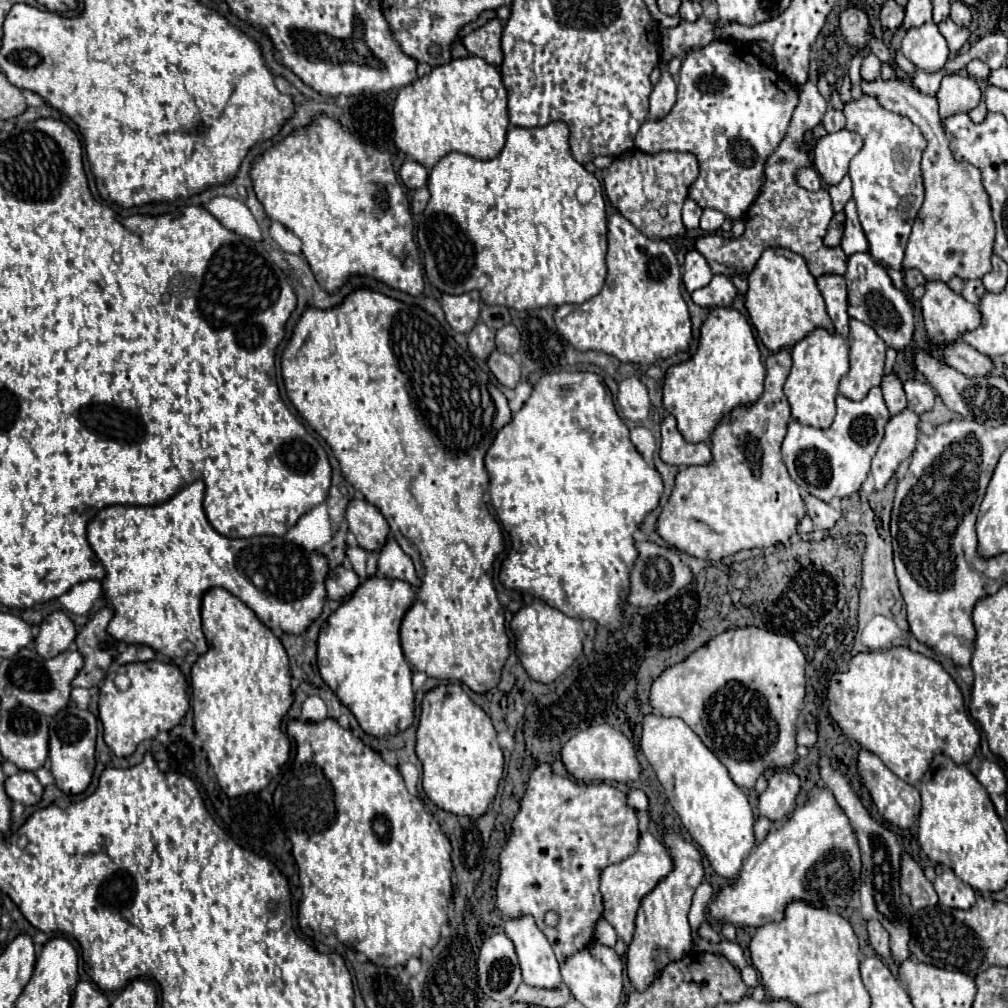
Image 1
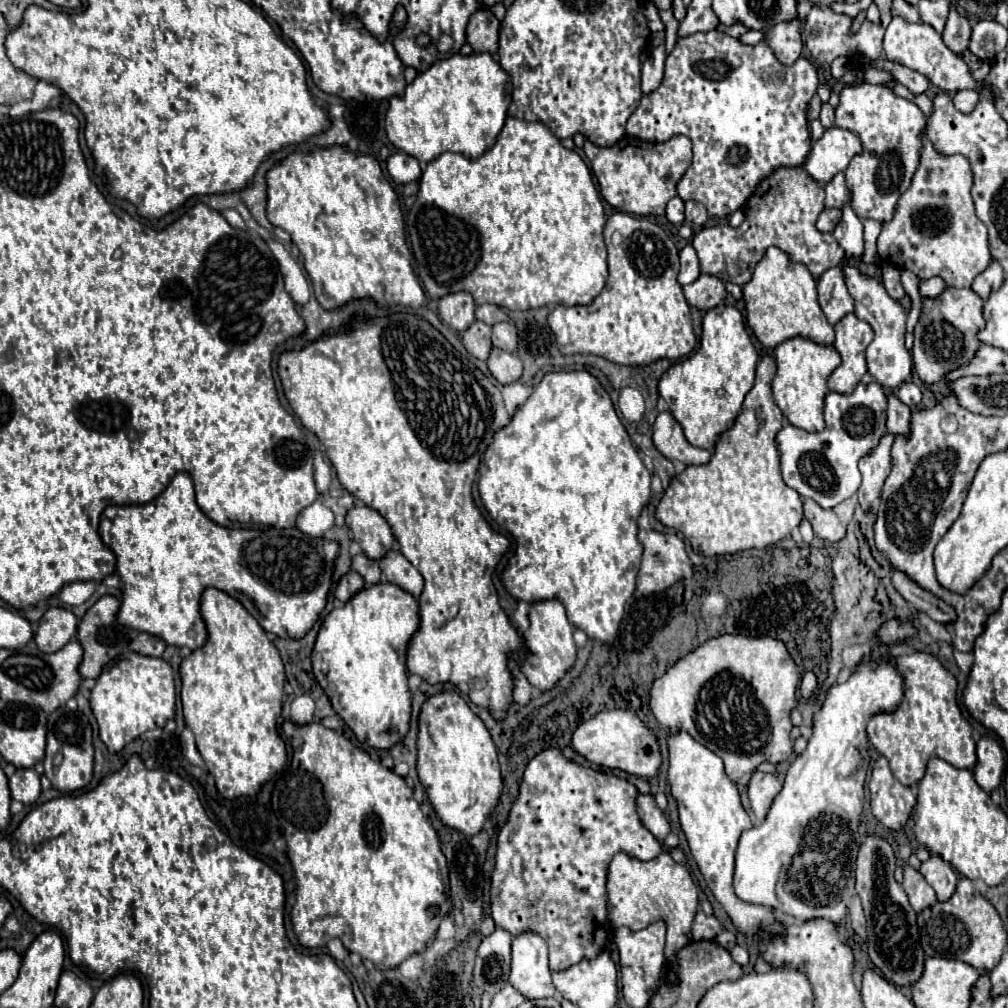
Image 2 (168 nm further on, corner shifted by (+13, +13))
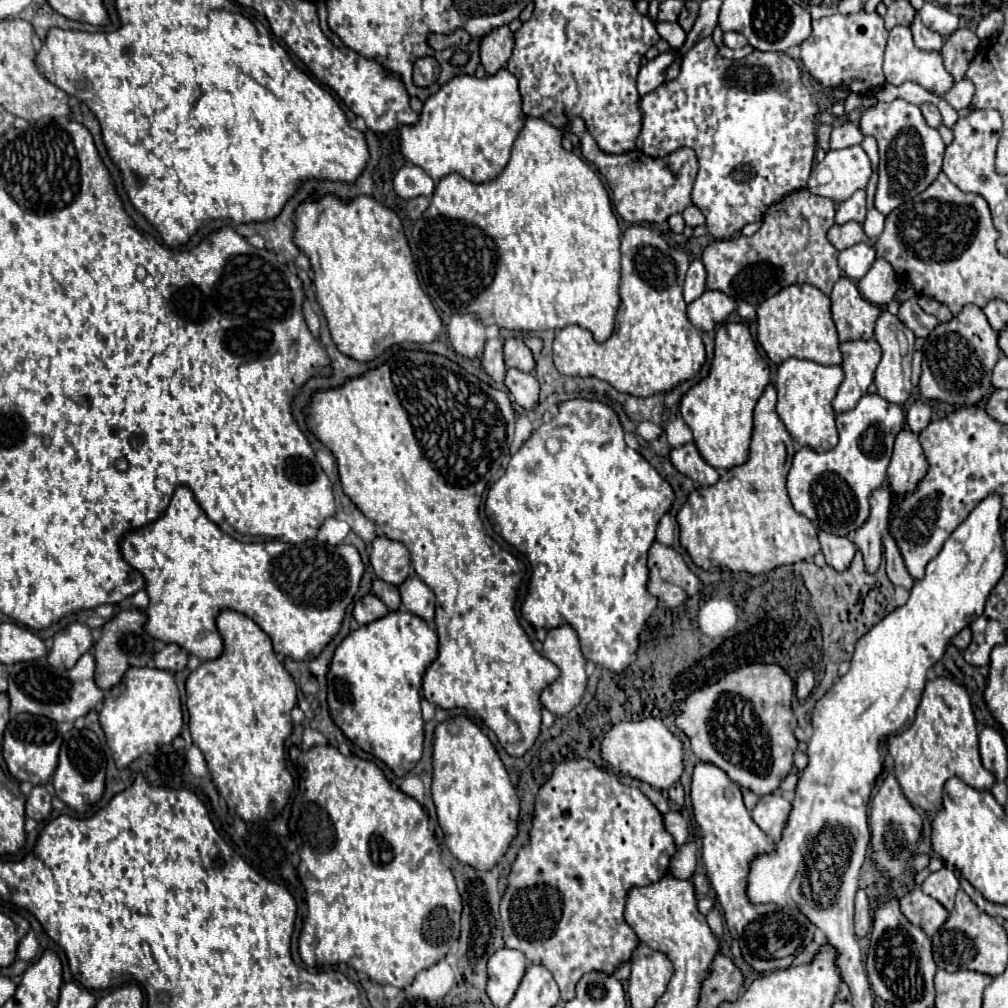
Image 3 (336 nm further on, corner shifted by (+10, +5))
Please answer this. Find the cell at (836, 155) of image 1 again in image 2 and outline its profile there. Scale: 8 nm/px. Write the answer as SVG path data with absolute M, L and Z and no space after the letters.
M828 129L822 139L812 143L810 155L804 163L804 171L818 181L820 185L826 185L832 181L836 173L846 171L852 157L862 153L862 143L856 133L848 129Z

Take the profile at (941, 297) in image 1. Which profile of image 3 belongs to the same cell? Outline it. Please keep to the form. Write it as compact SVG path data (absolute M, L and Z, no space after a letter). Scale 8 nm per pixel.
M969 303L951 321L939 323L925 339L923 345L923 365L921 365L921 395L935 401L975 405L989 397L991 371L999 359L997 331L991 329L981 307Z

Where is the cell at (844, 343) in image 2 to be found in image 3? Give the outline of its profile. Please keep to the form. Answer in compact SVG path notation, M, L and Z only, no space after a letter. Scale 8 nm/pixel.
M875 339L843 341L839 349L843 353L841 367L845 371L845 379L833 399L835 413L849 411L857 405L857 401L867 393L867 387L871 385L873 373L881 359L881 347Z

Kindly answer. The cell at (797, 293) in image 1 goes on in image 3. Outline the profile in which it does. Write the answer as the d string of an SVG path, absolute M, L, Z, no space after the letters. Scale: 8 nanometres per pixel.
M791 285L773 297L757 305L757 341L765 349L773 363L783 363L785 359L811 359L821 365L839 365L841 351L831 319L831 301L823 291L811 285Z

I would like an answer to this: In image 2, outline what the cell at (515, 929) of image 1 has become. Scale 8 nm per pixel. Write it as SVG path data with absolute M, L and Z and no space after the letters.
M522 933L512 939L510 983L524 999L556 995L548 969L548 947L540 935Z

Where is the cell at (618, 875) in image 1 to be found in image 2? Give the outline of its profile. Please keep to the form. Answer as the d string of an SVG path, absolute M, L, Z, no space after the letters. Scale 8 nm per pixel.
M666 851L648 863L640 863L630 855L616 855L608 869L608 917L614 929L628 927L640 931L656 921L666 923L665 957L669 968L676 965L678 951L692 941L690 931L698 911L698 889L688 869L676 863Z

